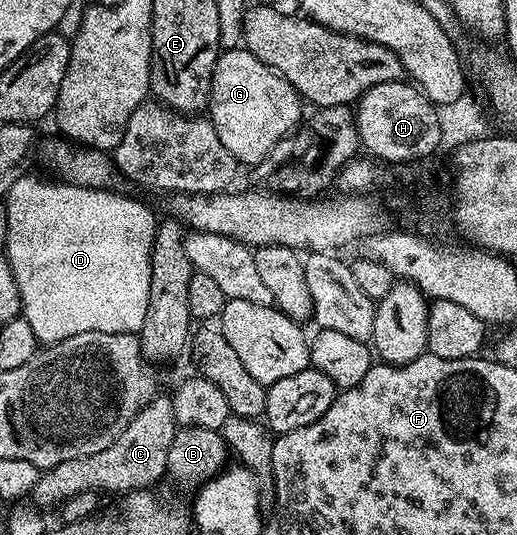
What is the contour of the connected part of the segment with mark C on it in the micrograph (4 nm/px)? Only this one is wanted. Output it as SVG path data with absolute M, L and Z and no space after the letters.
M170 396L152 397L151 402L132 419L129 427L117 435L115 442L105 447L105 451L97 451L97 455L85 455L81 459L65 459L65 463L57 463L52 469L42 470L40 479L35 484L34 504L39 507L58 507L73 495L85 491L124 495L131 490L154 486L154 481L159 481L162 477L164 479L167 473L166 459L176 428Z

